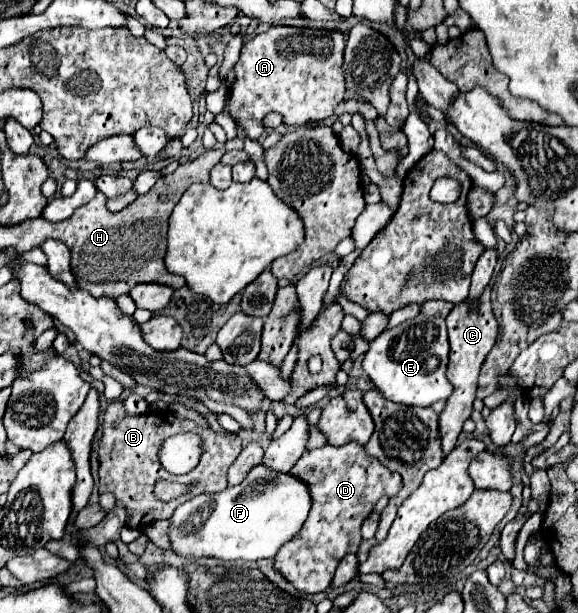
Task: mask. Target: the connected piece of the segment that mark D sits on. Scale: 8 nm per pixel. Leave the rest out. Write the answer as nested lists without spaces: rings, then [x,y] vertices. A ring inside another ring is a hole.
[[[349,442],[345,446],[327,444],[323,448],[305,452],[289,474],[297,476],[309,486],[311,510],[297,536],[283,544],[275,554],[273,568],[299,592],[317,594],[331,584],[341,558],[359,550],[361,522],[373,512],[373,506],[381,496],[391,498],[399,492],[401,476],[385,468],[357,442]]]

